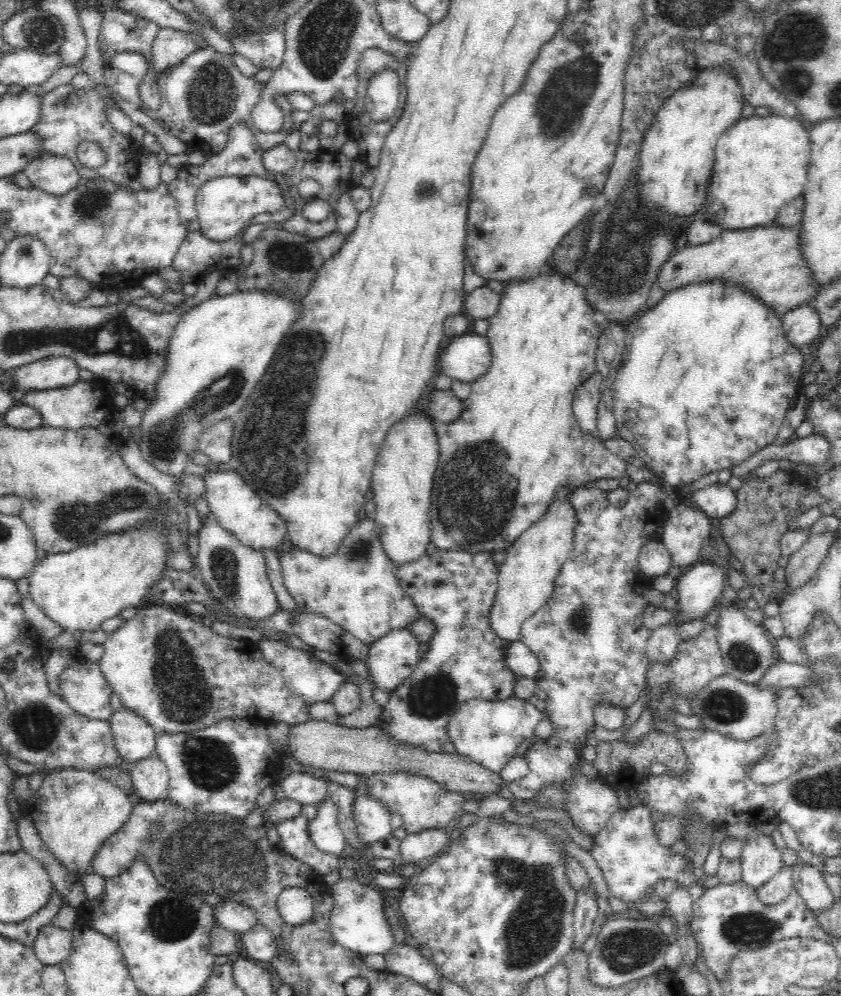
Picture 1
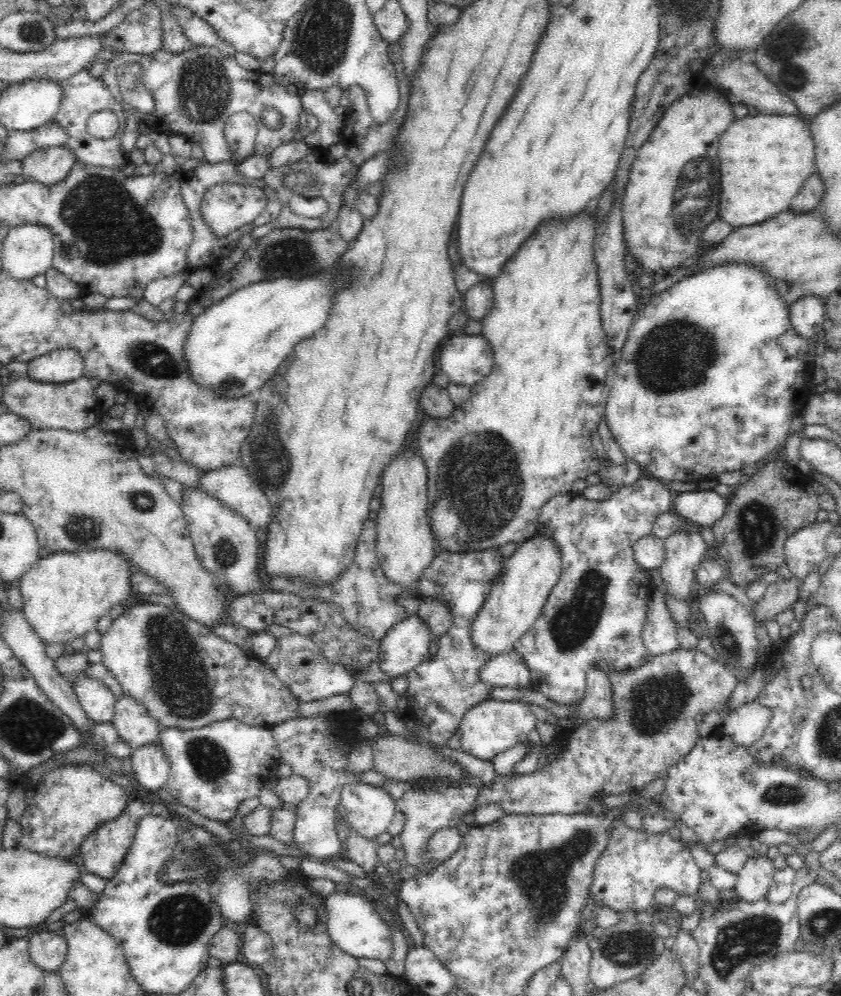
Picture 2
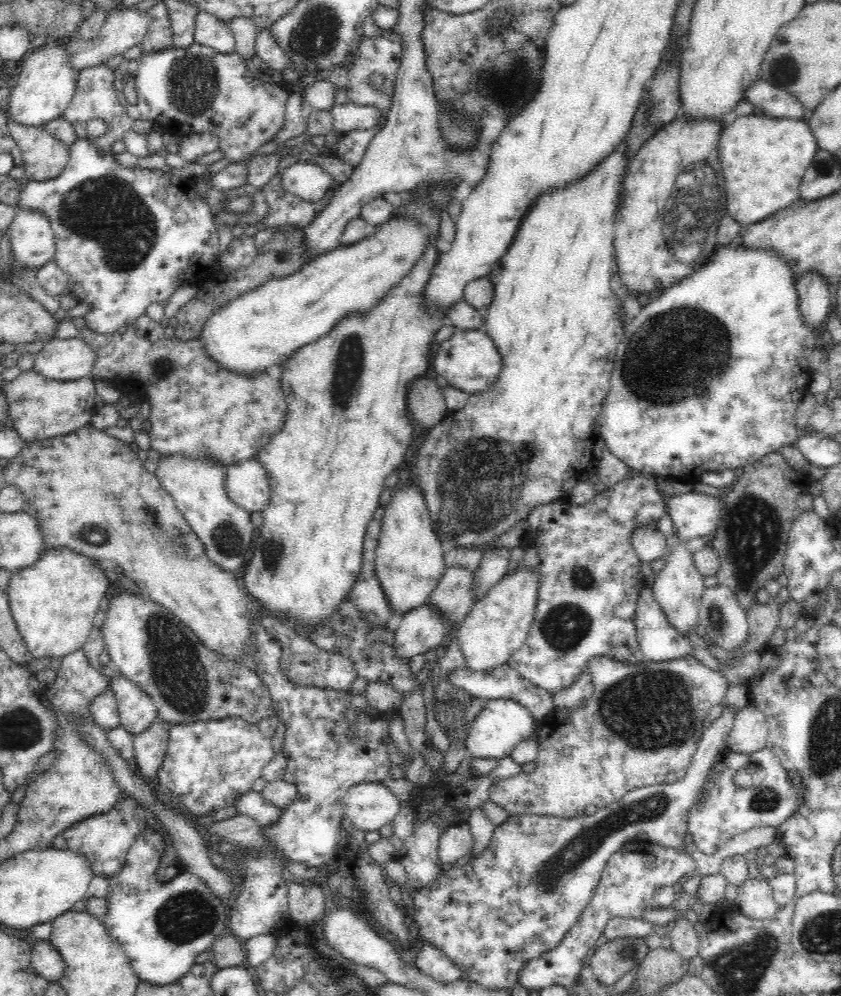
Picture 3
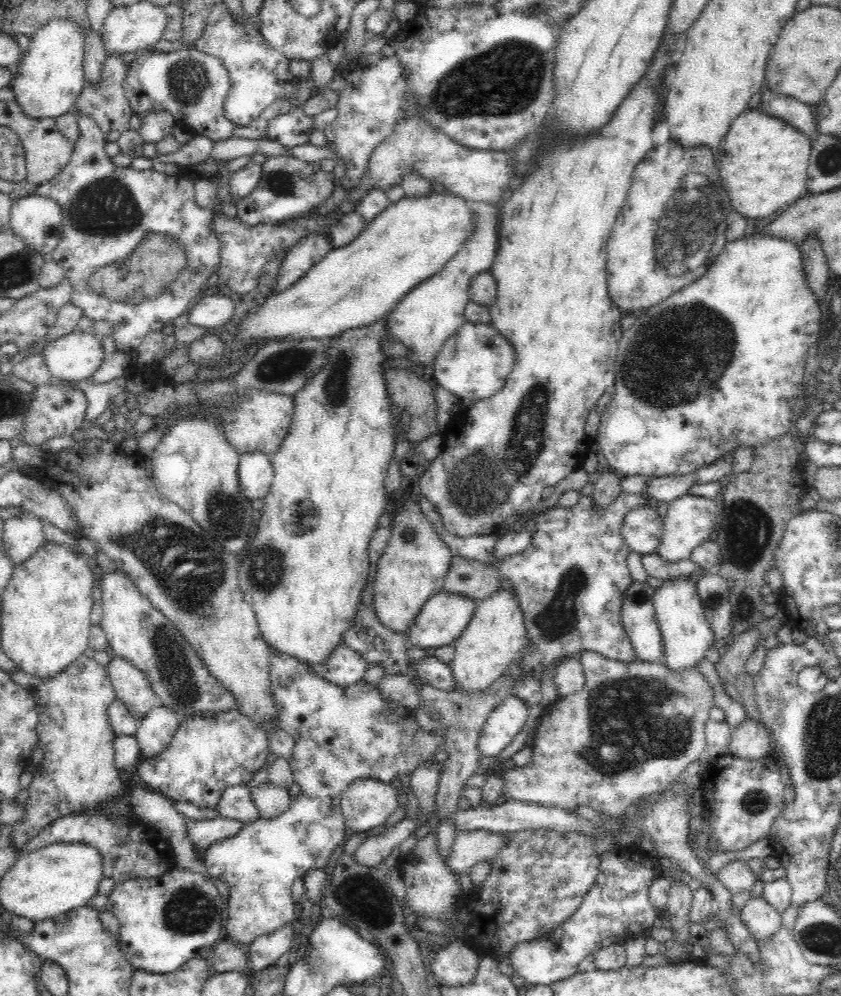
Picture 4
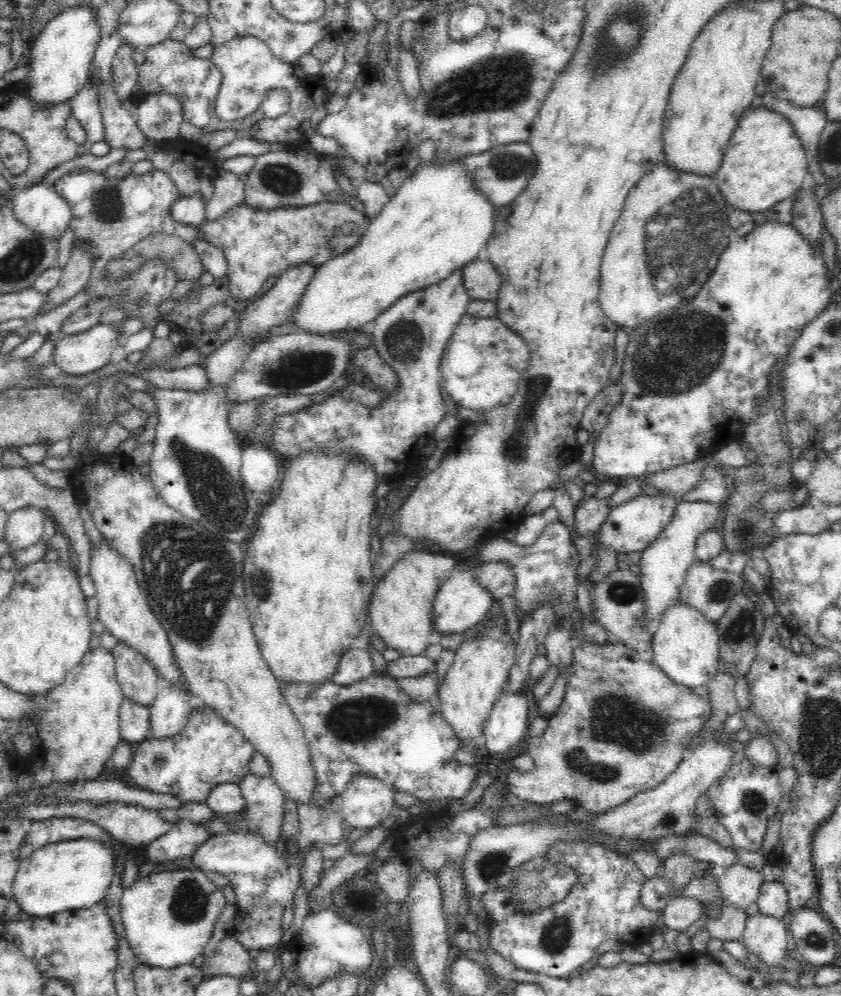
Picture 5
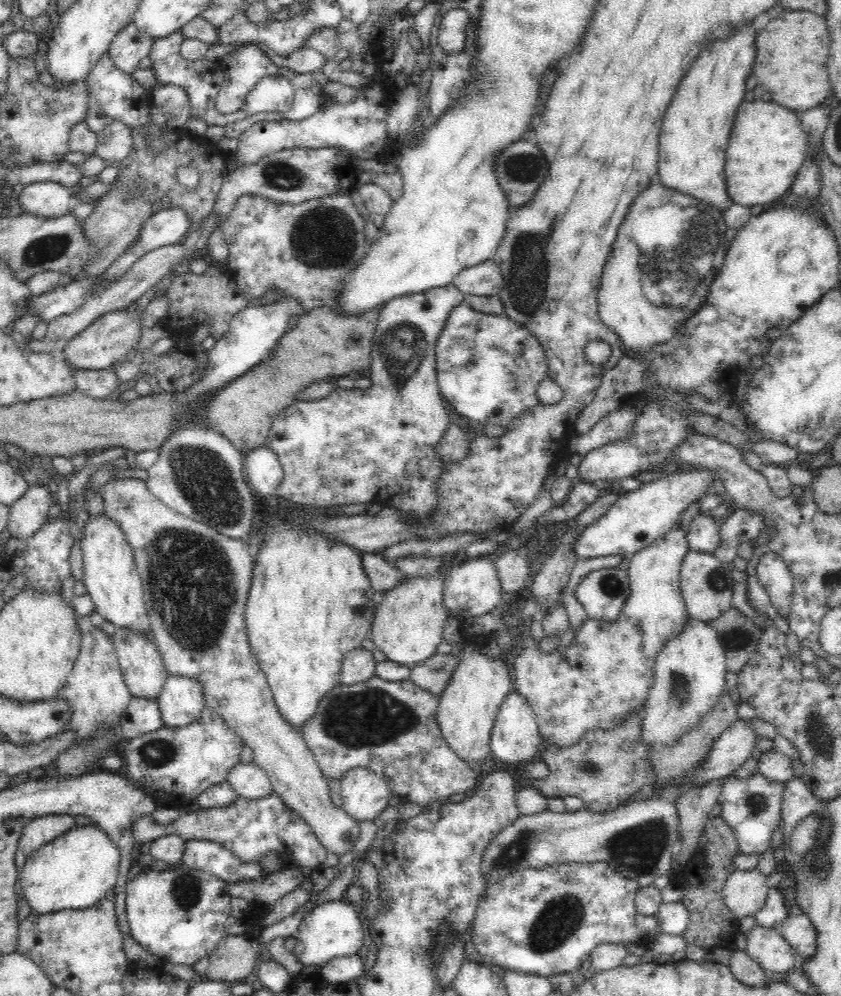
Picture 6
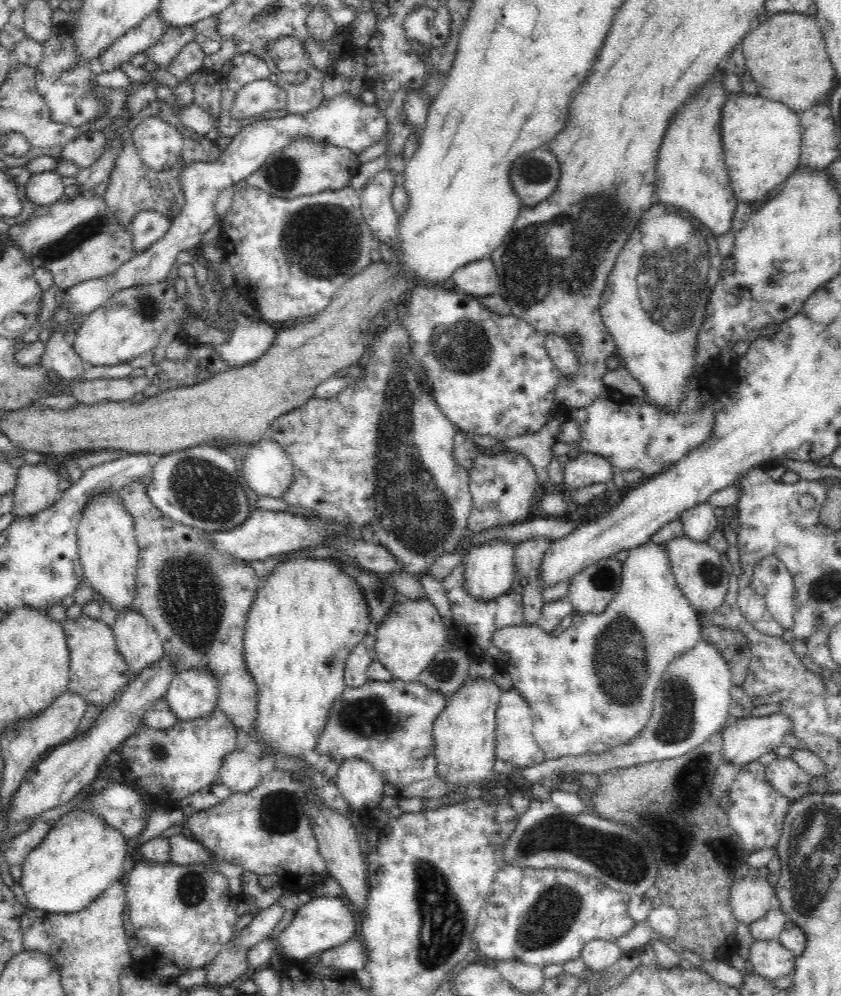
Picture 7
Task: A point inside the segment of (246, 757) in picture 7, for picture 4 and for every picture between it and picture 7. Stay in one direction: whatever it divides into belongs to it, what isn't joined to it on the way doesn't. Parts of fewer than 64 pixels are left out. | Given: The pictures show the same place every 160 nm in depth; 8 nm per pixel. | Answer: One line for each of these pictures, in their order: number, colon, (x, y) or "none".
4: (270, 800)
5: (264, 803)
6: (249, 780)

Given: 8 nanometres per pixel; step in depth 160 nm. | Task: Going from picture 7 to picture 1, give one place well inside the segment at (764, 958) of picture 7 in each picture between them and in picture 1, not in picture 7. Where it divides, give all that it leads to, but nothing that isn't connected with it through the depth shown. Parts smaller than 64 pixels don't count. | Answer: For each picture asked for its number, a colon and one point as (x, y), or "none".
1: (760, 860)
2: (754, 879)
3: (755, 900)
4: (762, 920)
5: (768, 938)
6: (766, 946)

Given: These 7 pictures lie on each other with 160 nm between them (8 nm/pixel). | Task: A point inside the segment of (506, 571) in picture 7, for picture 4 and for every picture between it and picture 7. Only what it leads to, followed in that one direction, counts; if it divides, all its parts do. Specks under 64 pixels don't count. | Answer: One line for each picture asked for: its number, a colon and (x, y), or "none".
4: (444, 617)
5: (461, 603)
6: (472, 588)

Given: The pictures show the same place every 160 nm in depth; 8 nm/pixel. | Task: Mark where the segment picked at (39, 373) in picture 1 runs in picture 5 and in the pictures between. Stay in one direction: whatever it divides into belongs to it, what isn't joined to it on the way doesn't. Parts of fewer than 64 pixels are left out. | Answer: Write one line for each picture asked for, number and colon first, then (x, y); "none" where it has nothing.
2: (62, 365)
3: (63, 360)
4: (75, 356)
5: (83, 352)

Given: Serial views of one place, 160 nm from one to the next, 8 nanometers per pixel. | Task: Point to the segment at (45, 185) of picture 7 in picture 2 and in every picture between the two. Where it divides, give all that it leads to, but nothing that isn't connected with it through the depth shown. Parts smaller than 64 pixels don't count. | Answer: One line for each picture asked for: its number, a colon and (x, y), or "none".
2: (27, 250)
3: (32, 240)
4: (36, 219)
5: (39, 207)
6: (47, 198)

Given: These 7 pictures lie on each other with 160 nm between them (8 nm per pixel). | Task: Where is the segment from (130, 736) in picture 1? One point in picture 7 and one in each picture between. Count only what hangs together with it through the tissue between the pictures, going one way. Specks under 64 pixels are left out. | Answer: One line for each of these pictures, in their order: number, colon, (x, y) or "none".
2: (132, 720)
3: (137, 711)
4: (132, 686)
5: (138, 679)
6: (144, 671)
7: (139, 644)

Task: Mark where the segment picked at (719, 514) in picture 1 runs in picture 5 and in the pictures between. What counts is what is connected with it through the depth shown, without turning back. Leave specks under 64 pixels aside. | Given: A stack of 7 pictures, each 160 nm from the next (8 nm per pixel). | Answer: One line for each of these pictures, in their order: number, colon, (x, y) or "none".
2: (703, 507)
3: (694, 515)
4: (689, 520)
5: (664, 564)

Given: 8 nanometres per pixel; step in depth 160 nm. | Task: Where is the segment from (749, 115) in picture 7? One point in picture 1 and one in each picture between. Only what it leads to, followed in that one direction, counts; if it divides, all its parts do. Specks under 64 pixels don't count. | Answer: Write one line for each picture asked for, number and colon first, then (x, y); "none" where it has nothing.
1: (761, 164)
2: (764, 160)
3: (763, 159)
4: (763, 160)
5: (765, 162)
6: (767, 145)

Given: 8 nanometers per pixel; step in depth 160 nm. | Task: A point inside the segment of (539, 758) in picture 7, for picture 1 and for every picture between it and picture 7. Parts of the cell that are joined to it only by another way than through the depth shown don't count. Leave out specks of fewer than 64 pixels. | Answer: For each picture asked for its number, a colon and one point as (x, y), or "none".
1: (488, 731)
2: (492, 726)
3: (495, 731)
4: (506, 720)
5: (507, 726)
6: (515, 737)

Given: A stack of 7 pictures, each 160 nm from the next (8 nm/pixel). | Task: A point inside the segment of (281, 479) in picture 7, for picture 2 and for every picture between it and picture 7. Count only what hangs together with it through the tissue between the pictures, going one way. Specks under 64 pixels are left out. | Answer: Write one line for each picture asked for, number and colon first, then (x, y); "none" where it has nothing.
2: (232, 485)
3: (246, 482)
4: (255, 471)
5: (261, 470)
6: (263, 471)

